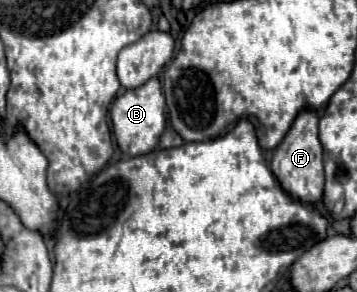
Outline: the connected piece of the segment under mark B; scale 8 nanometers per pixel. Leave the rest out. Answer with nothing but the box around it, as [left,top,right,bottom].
[111,78,167,156]

